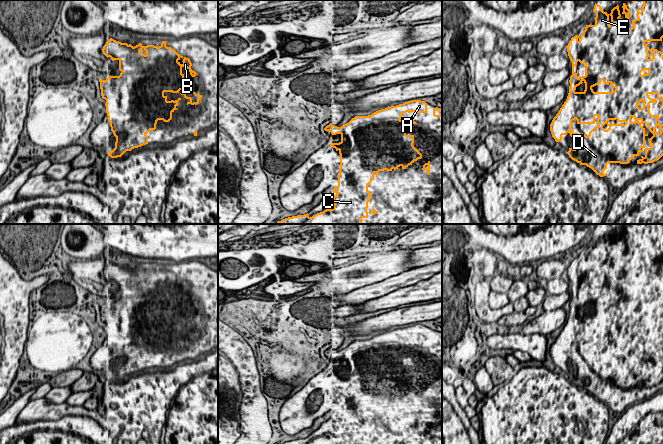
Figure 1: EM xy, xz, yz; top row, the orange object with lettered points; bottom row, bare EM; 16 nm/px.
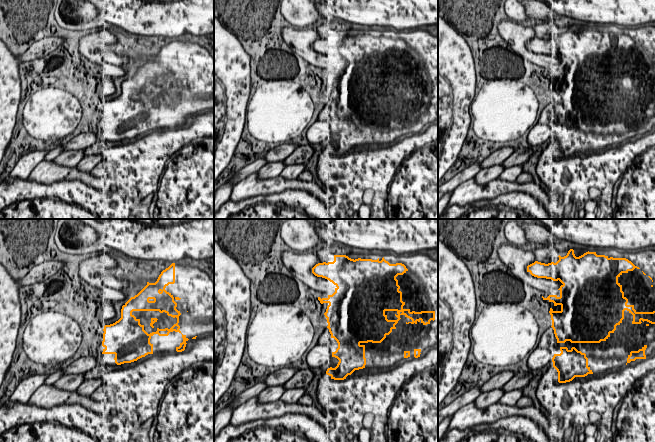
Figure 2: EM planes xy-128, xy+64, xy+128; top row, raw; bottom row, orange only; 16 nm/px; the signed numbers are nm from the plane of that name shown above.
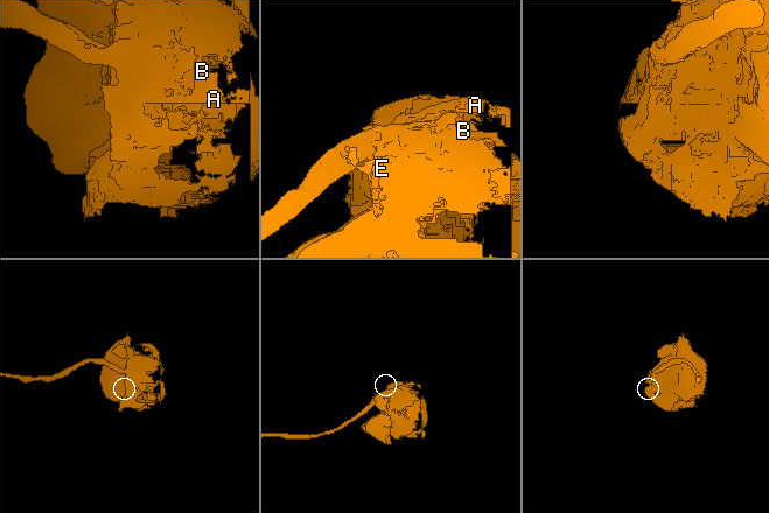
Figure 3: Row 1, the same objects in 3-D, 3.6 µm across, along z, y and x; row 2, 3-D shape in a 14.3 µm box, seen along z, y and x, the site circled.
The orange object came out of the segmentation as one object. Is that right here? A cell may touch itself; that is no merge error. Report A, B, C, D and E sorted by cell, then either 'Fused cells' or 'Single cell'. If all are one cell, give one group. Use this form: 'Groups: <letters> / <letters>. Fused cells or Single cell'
Groups: A C D E / B. Fused cells

